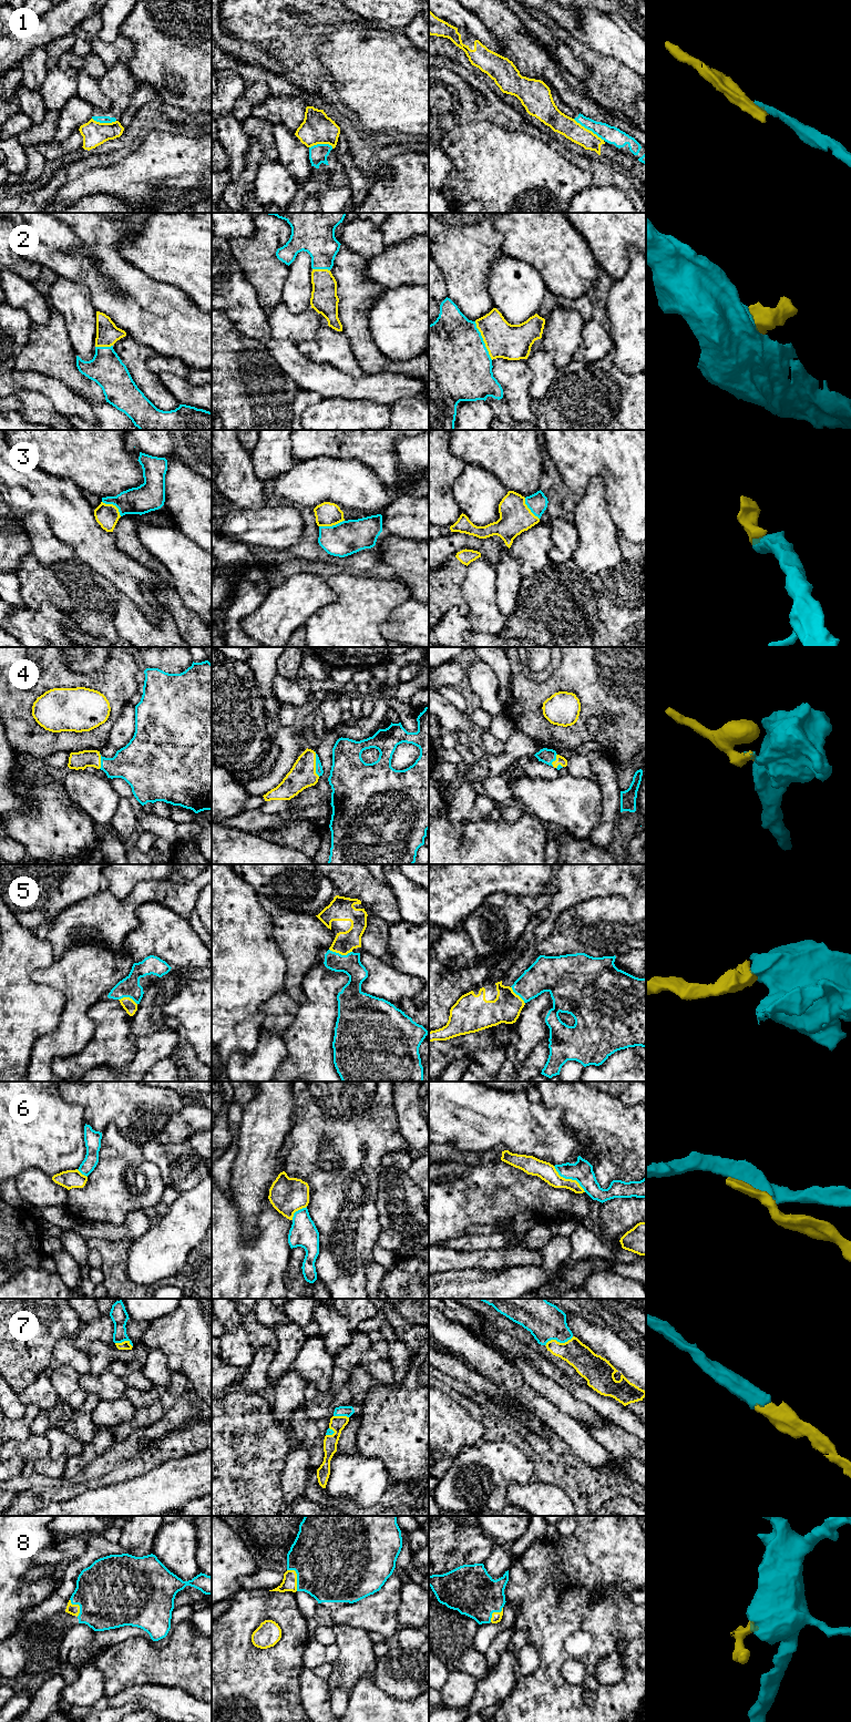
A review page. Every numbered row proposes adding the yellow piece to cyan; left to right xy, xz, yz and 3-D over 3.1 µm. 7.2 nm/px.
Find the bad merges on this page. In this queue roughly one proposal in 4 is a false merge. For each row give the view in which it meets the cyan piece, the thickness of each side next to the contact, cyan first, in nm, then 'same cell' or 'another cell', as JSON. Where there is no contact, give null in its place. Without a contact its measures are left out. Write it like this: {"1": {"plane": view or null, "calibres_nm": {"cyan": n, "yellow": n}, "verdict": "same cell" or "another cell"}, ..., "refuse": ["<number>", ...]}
{"1": {"plane": "yz", "calibres_nm": {"cyan": 130, "yellow": 150}, "verdict": "another cell"}, "2": {"plane": "yz", "calibres_nm": {"cyan": 500, "yellow": 260}, "verdict": "same cell"}, "3": {"plane": "xz", "calibres_nm": {"cyan": 240, "yellow": 180}, "verdict": "same cell"}, "4": {"plane": "xz", "calibres_nm": {"cyan": 60, "yellow": 190}, "verdict": "same cell"}, "5": {"plane": "xz", "calibres_nm": {"cyan": 150, "yellow": 160}, "verdict": "same cell"}, "6": {"plane": "yz", "calibres_nm": {"cyan": 160, "yellow": 130}, "verdict": "another cell"}, "7": {"plane": "yz", "calibres_nm": {"cyan": 280, "yellow": 180}, "verdict": "same cell"}, "8": {"plane": "xz", "calibres_nm": {"cyan": 500, "yellow": 110}, "verdict": "same cell"}, "refuse": ["1", "6"]}

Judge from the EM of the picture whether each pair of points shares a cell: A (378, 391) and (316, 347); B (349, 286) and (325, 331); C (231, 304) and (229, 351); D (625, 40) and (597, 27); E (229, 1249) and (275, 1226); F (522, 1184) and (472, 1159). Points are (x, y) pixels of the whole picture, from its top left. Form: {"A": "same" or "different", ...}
{"A": "different", "B": "different", "C": "different", "D": "same", "E": "same", "F": "different"}

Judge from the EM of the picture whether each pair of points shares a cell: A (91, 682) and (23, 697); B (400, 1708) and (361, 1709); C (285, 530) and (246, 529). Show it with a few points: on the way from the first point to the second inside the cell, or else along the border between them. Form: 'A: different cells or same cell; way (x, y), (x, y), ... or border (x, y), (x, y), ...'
A: same cell; way (74, 680), (52, 680), (40, 693)
B: same cell; way (390, 1709), (371, 1709)
C: same cell; way (275, 529), (256, 529)

